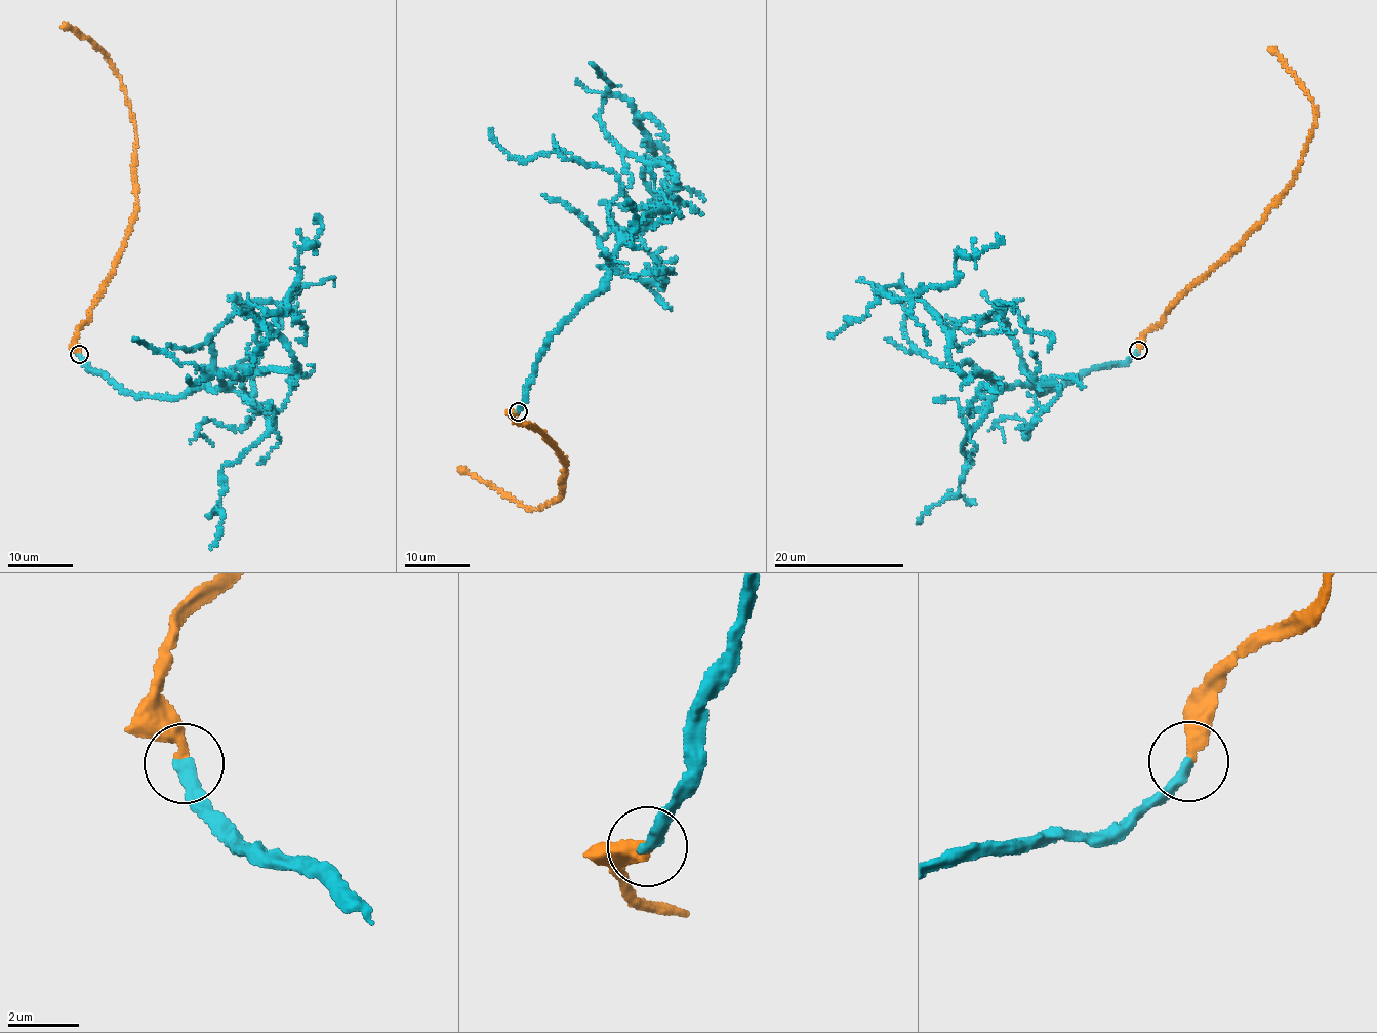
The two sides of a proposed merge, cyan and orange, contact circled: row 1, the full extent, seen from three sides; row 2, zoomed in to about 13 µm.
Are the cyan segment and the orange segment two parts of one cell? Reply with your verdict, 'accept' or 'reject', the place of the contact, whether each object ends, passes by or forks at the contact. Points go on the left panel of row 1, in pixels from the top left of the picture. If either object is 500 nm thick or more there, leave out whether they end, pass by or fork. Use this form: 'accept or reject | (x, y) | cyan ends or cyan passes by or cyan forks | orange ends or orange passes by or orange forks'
accept | (79, 354) | cyan ends | orange ends

